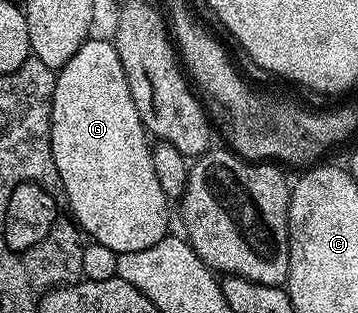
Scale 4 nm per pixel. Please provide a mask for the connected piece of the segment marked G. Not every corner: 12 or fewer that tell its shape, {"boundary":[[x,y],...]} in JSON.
{"boundary":[[114,41],[56,73],[51,147],[71,216],[120,255],[169,199]]}

